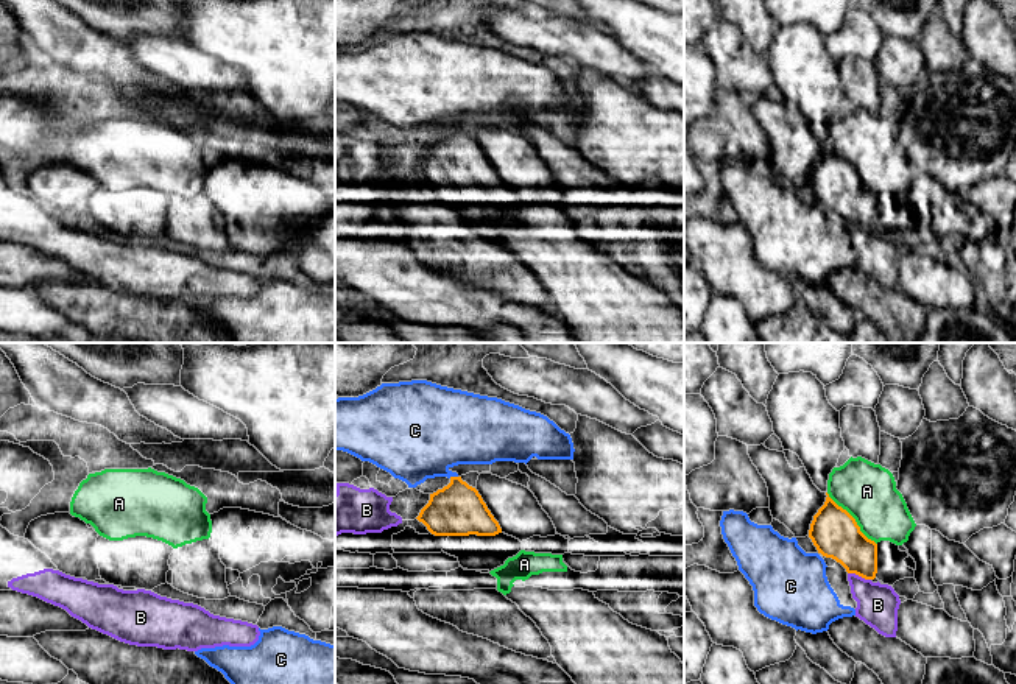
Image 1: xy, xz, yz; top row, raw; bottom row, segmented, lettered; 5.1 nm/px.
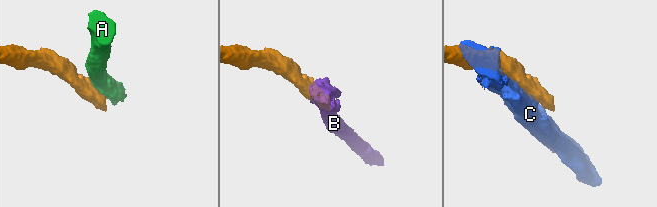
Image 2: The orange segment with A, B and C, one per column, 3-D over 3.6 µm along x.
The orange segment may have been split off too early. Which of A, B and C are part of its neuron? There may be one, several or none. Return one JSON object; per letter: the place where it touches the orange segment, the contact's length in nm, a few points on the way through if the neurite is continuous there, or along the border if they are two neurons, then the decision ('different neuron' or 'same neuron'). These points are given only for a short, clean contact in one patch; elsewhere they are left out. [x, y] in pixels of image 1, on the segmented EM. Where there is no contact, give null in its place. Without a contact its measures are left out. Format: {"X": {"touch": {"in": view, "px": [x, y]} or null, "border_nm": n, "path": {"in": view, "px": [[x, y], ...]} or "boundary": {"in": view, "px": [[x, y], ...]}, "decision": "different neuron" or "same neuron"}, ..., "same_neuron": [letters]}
{"A": {"touch": {"in": "yz", "px": [854, 519]}, "border_nm": 380, "boundary": {"in": "yz", "px": [[826, 493], [876, 544]]}, "decision": "different neuron"}, "B": {"touch": {"in": "yz", "px": [859, 575]}, "border_nm": 130, "boundary": {"in": "yz", "px": [[848, 572], [870, 580]]}, "decision": "different neuron"}, "C": {"touch": {"in": "xz", "px": [452, 477]}, "border_nm": 50, "decision": "different neuron"}, "same_neuron": []}

